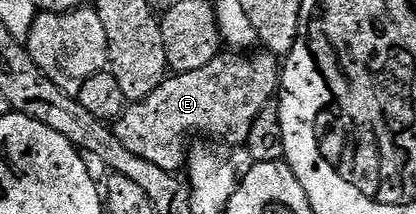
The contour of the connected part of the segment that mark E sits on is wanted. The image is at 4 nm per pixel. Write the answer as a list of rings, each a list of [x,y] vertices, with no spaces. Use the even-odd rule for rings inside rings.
[[[264,50],[229,55],[233,56],[217,56],[203,70],[170,75],[150,96],[130,103],[112,121],[115,138],[131,154],[174,174],[186,167],[192,132],[244,145],[251,134],[253,119],[270,107],[272,96],[274,99],[278,95],[283,64],[272,52]]]

